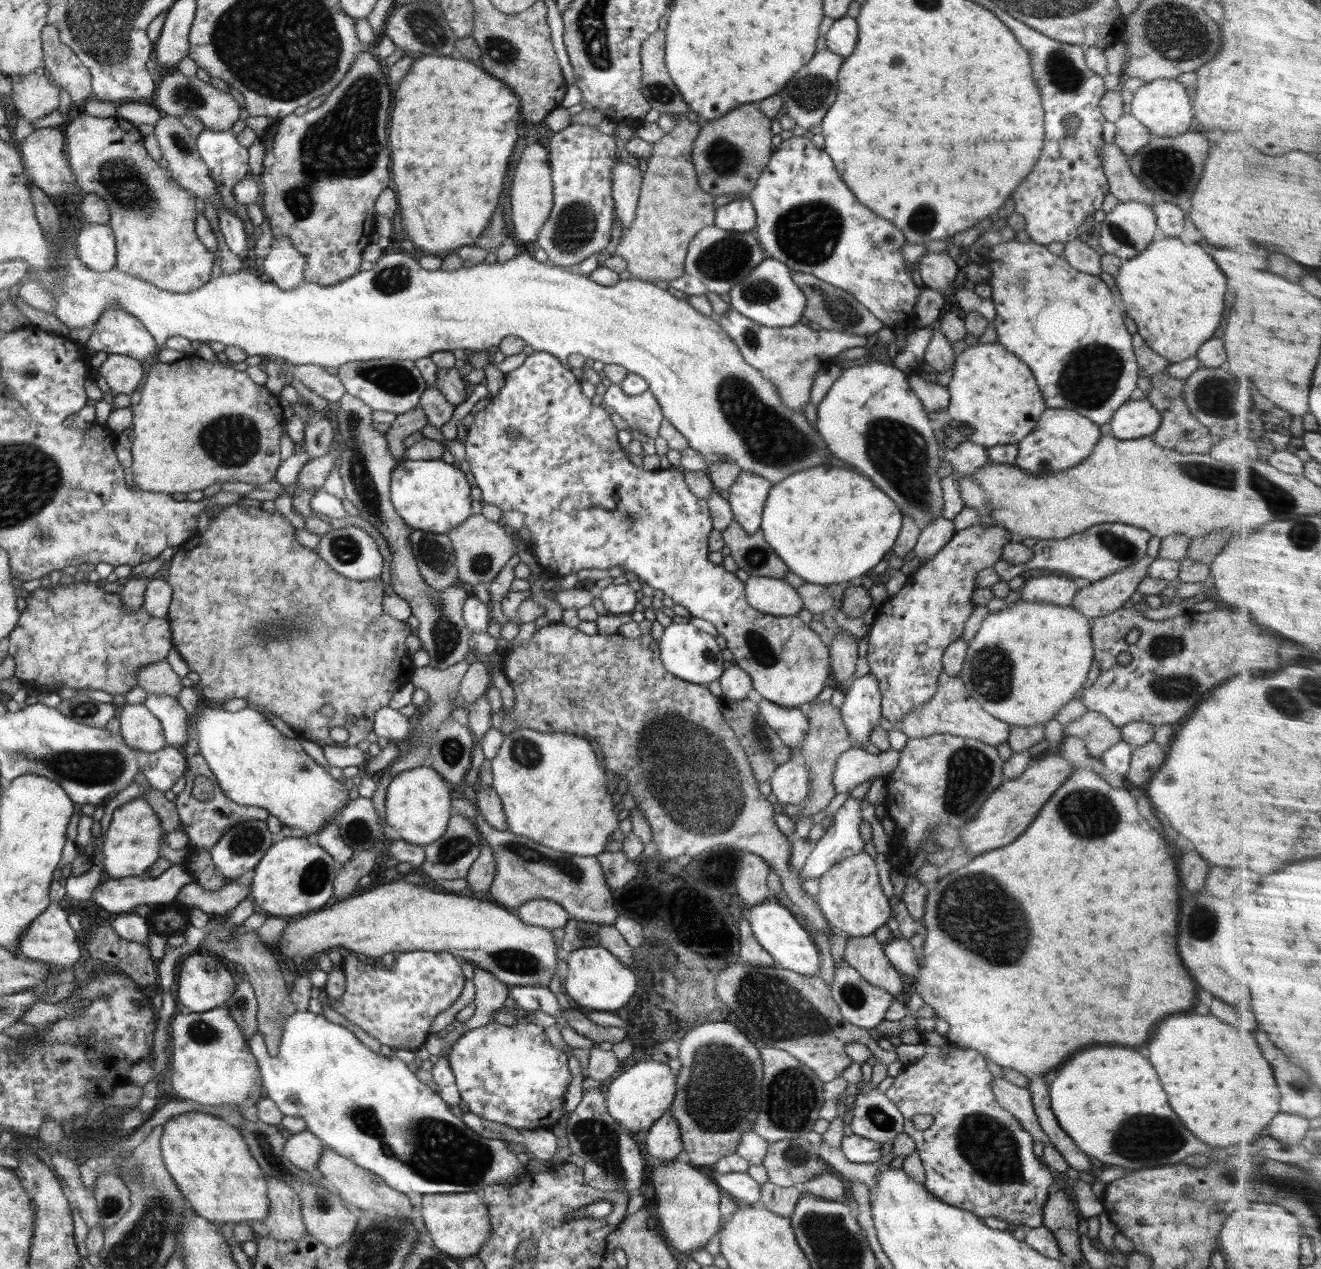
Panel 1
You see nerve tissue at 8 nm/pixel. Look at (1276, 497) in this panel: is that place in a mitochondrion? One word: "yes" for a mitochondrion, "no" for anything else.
yes

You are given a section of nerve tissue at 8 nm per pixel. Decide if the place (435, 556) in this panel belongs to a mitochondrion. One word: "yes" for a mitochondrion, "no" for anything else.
yes

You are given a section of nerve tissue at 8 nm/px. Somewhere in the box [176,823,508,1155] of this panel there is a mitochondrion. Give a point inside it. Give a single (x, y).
(451, 850)

